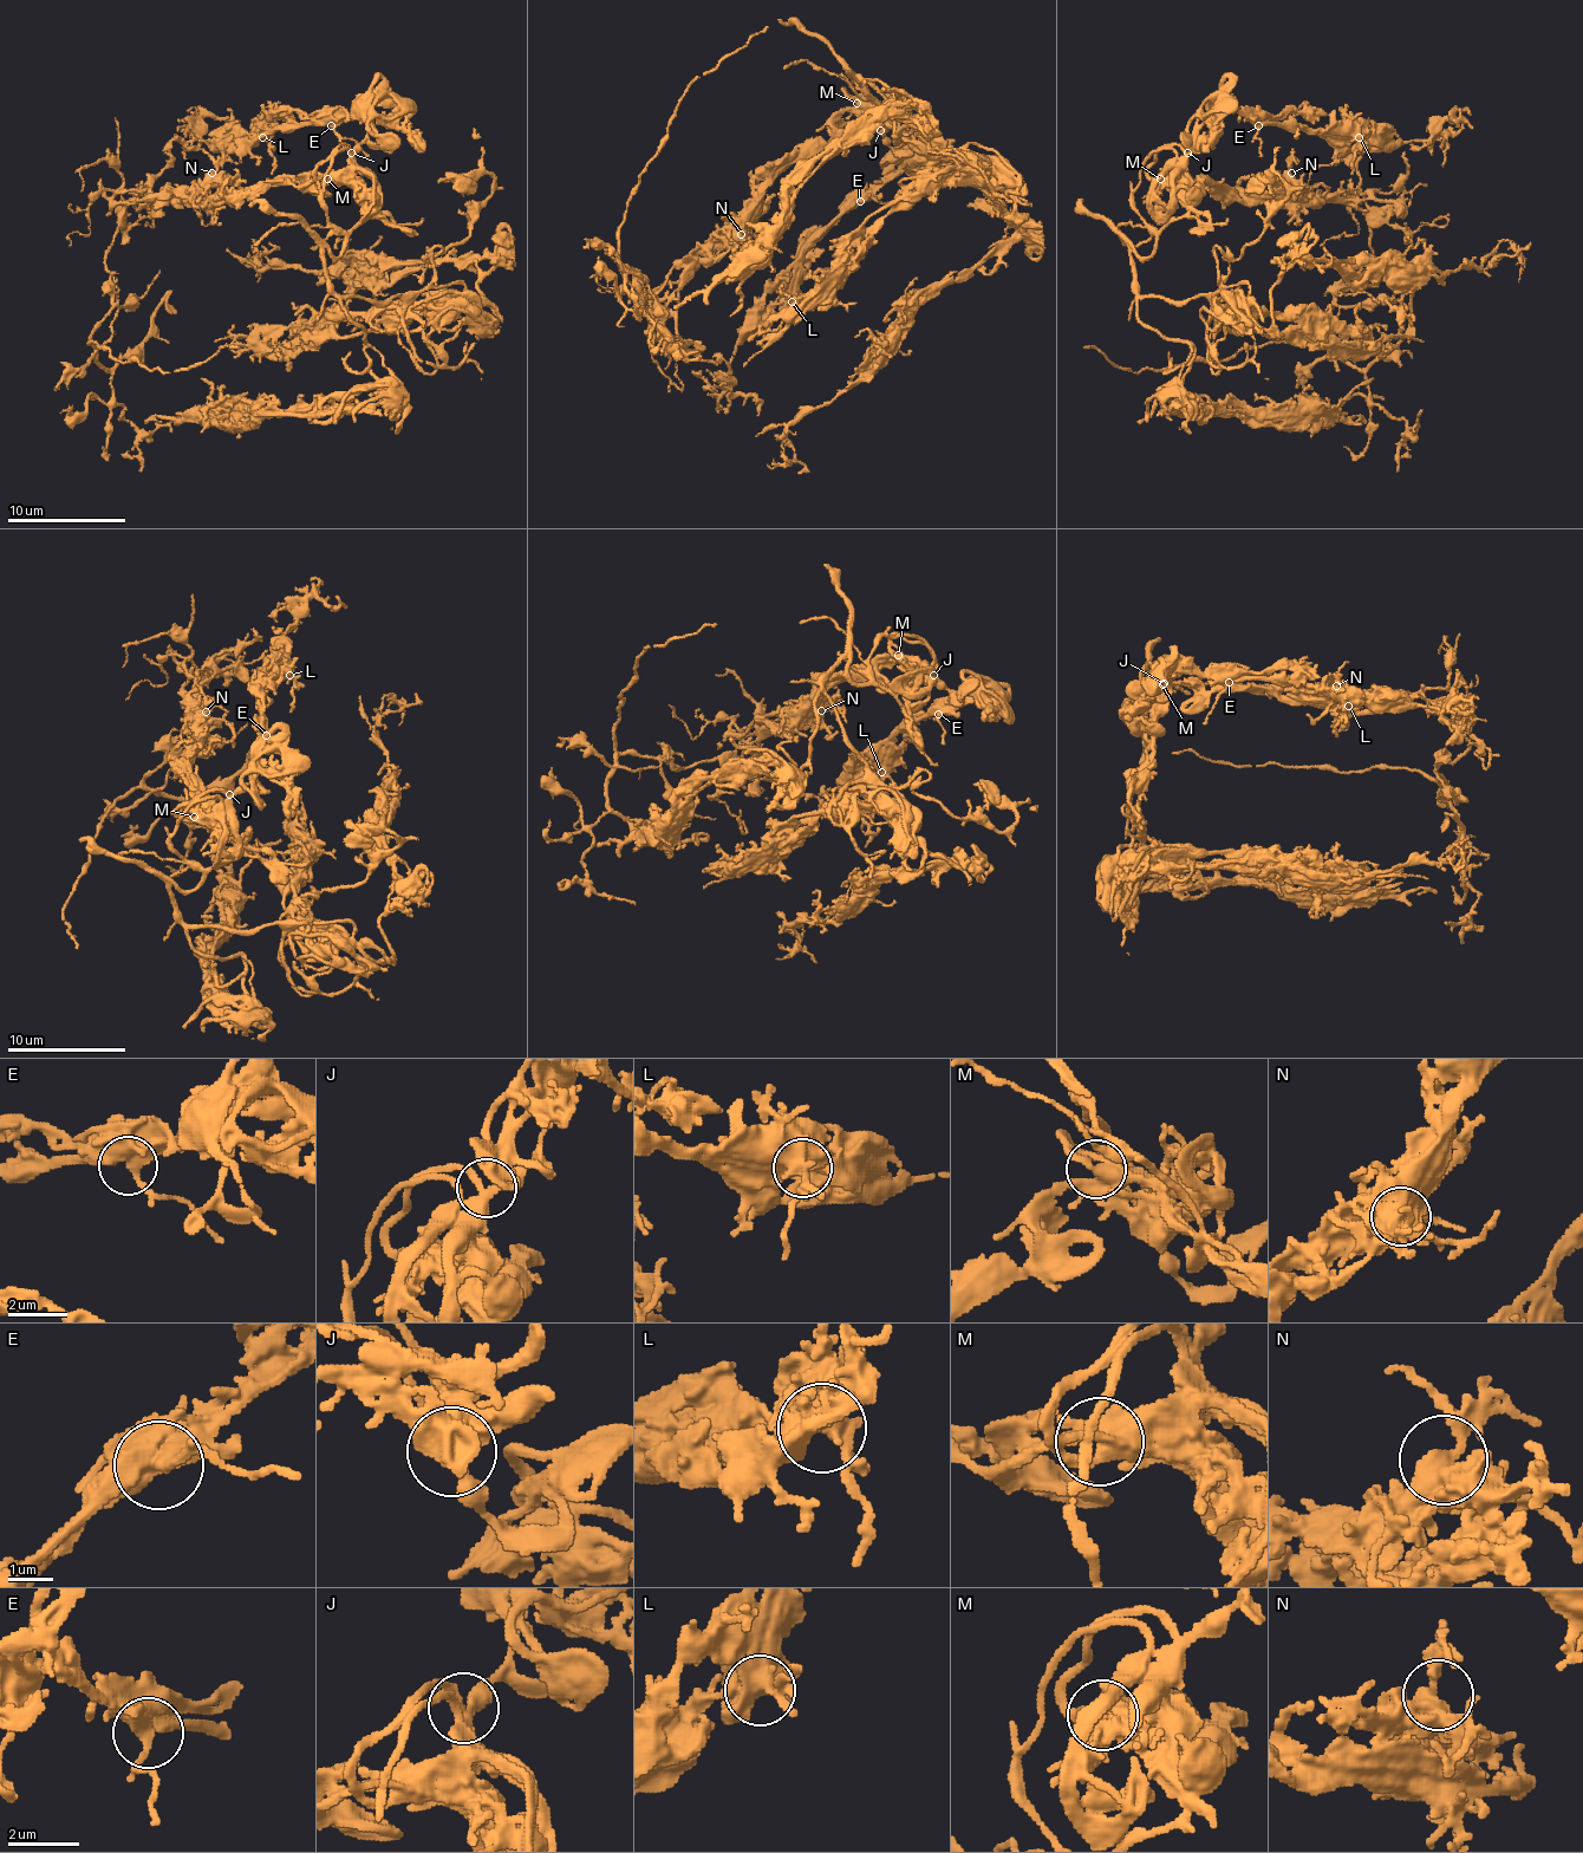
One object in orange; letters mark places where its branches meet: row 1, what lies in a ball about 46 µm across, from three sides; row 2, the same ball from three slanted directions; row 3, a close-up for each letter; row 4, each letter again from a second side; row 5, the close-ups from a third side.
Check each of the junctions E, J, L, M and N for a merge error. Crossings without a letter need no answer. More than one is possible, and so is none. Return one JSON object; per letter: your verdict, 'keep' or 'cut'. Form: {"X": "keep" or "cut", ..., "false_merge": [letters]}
{"E": "keep", "J": "keep", "L": "keep", "M": "keep", "N": "keep", "false_merge": []}

